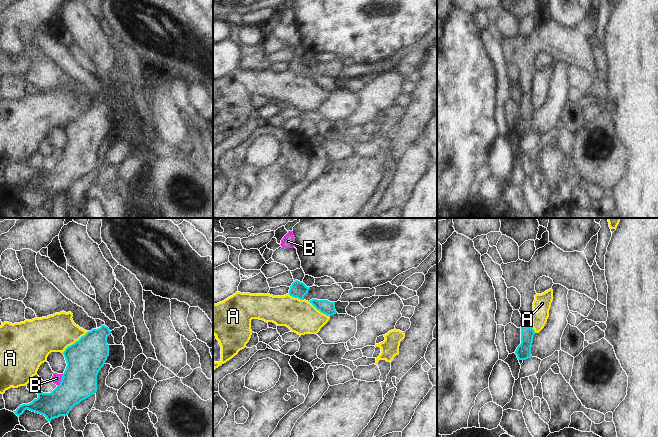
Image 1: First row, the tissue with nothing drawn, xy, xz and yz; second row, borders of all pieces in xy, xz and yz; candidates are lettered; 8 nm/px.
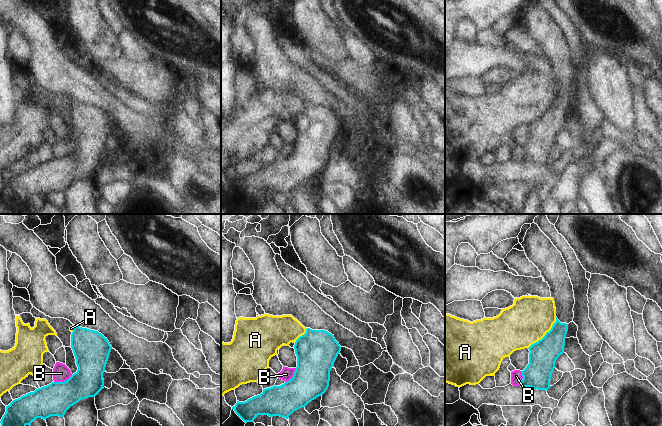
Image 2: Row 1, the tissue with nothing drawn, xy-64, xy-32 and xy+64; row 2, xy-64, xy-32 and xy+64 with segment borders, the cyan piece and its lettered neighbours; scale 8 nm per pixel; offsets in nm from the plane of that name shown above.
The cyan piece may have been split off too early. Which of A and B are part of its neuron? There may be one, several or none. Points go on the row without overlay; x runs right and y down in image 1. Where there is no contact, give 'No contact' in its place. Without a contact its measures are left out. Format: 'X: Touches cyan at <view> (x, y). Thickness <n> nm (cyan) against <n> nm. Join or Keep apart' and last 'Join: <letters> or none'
A: Touches cyan at xy (76, 117). Thickness 300 nm (cyan) against 300 nm. Keep apart
B: Touches cyan at xy (61, 156). Thickness 300 nm (cyan) against 80 nm. Keep apart
Join: none

